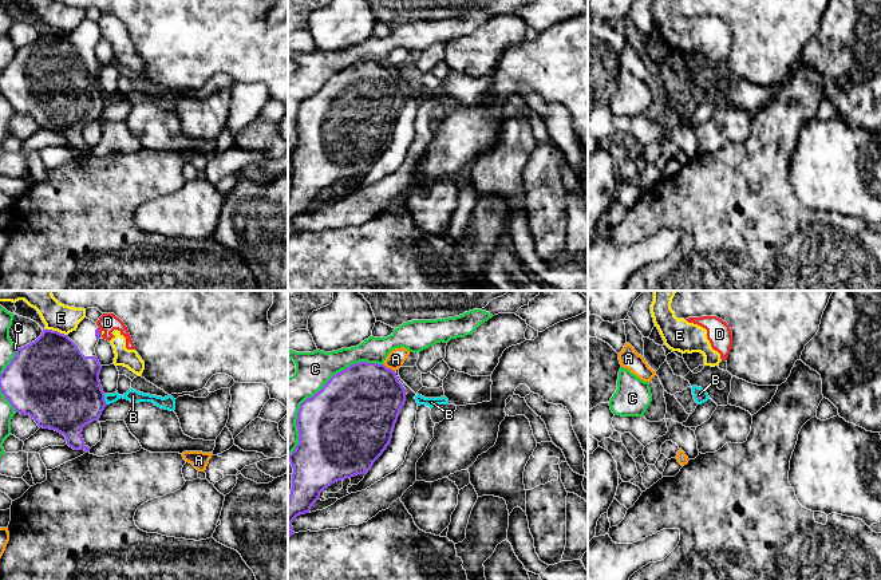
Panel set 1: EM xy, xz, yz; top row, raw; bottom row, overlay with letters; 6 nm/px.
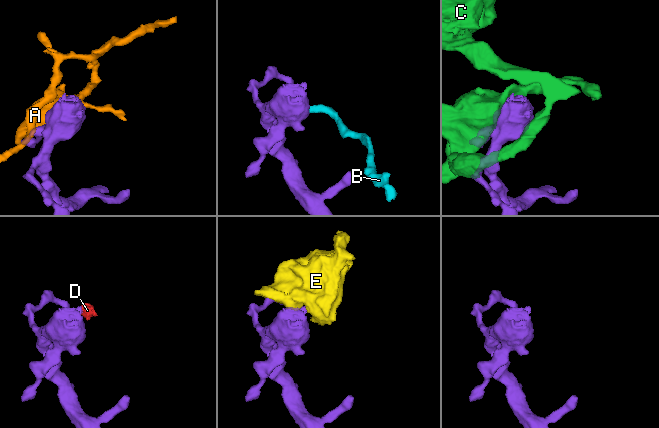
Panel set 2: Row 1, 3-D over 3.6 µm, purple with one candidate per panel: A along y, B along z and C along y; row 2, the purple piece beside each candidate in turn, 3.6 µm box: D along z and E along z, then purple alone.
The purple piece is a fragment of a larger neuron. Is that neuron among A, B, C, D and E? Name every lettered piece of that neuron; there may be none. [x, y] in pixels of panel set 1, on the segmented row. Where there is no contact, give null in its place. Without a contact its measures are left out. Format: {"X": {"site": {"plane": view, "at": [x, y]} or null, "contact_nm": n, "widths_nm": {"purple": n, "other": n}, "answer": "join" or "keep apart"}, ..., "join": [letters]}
{"A": {"site": {"plane": "xz", "at": [388, 369]}, "contact_nm": 90, "widths_nm": {"purple": 440, "other": 100}, "answer": "keep apart"}, "B": {"site": {"plane": "xy", "at": [103, 399]}, "contact_nm": 70, "widths_nm": {"purple": 460, "other": 80}, "answer": "join"}, "C": {"site": {"plane": "xz", "at": [315, 394]}, "contact_nm": 800, "widths_nm": {"purple": 500, "other": 220}, "answer": "keep apart"}, "D": {"site": {"plane": "xy", "at": [98, 331]}, "contact_nm": 50, "widths_nm": {"purple": 30, "other": 110}, "answer": "keep apart"}, "E": {"site": {"plane": "xy", "at": [56, 331]}, "contact_nm": 130, "widths_nm": {"purple": 420, "other": 170}, "answer": "keep apart"}, "join": ["B"]}

